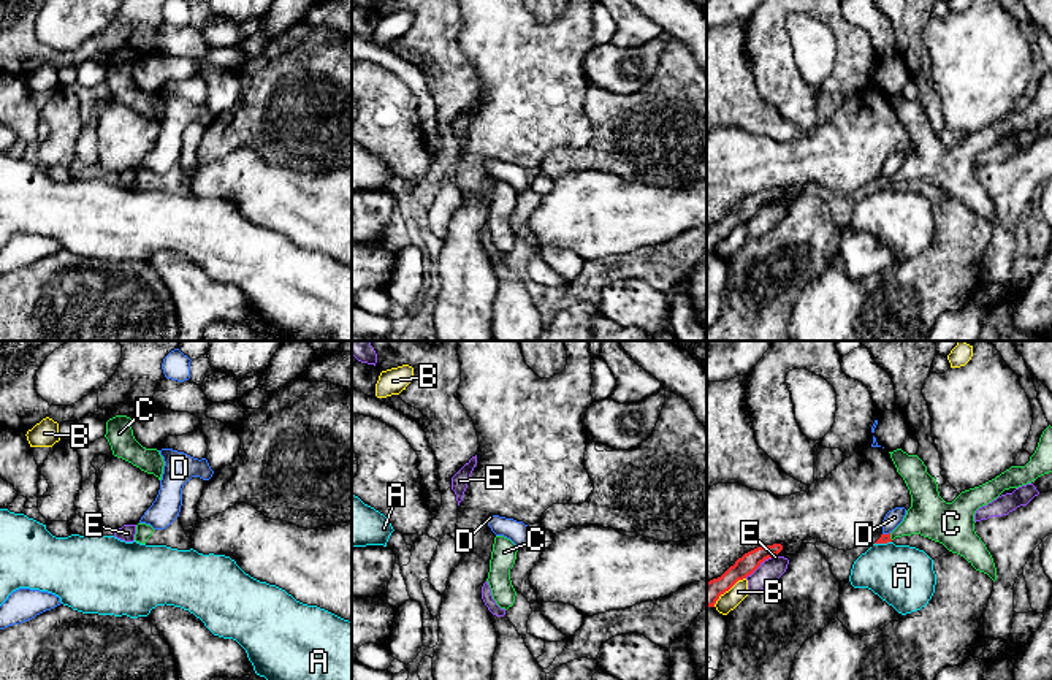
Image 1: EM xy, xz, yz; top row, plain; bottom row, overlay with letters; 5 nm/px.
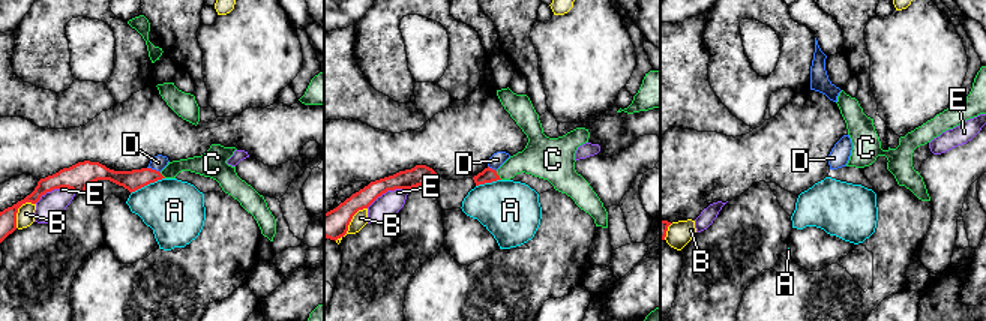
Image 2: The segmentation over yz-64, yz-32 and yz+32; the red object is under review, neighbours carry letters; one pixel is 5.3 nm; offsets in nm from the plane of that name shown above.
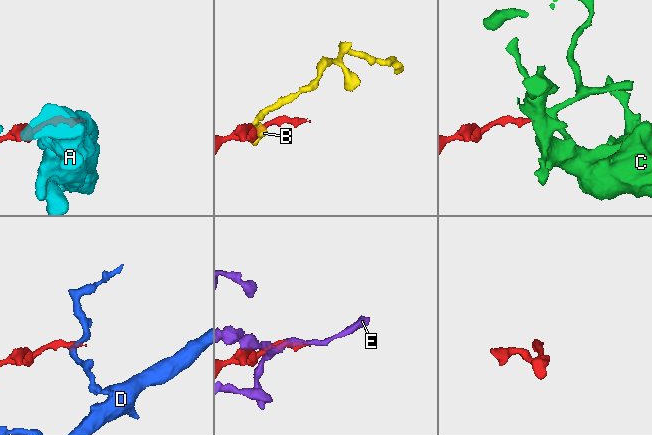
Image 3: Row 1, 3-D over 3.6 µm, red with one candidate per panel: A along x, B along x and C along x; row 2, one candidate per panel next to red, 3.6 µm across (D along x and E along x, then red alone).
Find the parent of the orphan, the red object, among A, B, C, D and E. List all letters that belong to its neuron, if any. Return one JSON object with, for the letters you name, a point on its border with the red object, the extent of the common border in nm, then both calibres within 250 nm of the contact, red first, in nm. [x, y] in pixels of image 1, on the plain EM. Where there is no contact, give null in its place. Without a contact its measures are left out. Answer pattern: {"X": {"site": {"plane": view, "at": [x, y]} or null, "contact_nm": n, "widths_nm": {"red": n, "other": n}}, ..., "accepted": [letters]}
{"C": {"site": {"plane": "yz", "at": [889, 181]}, "contact_nm": 40, "widths_nm": {"red": 50, "other": 220}}, "accepted": ["C"]}

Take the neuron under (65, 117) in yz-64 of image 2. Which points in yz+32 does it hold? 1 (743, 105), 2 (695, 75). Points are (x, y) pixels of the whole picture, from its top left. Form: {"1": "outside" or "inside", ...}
{"1": "outside", "2": "inside"}

